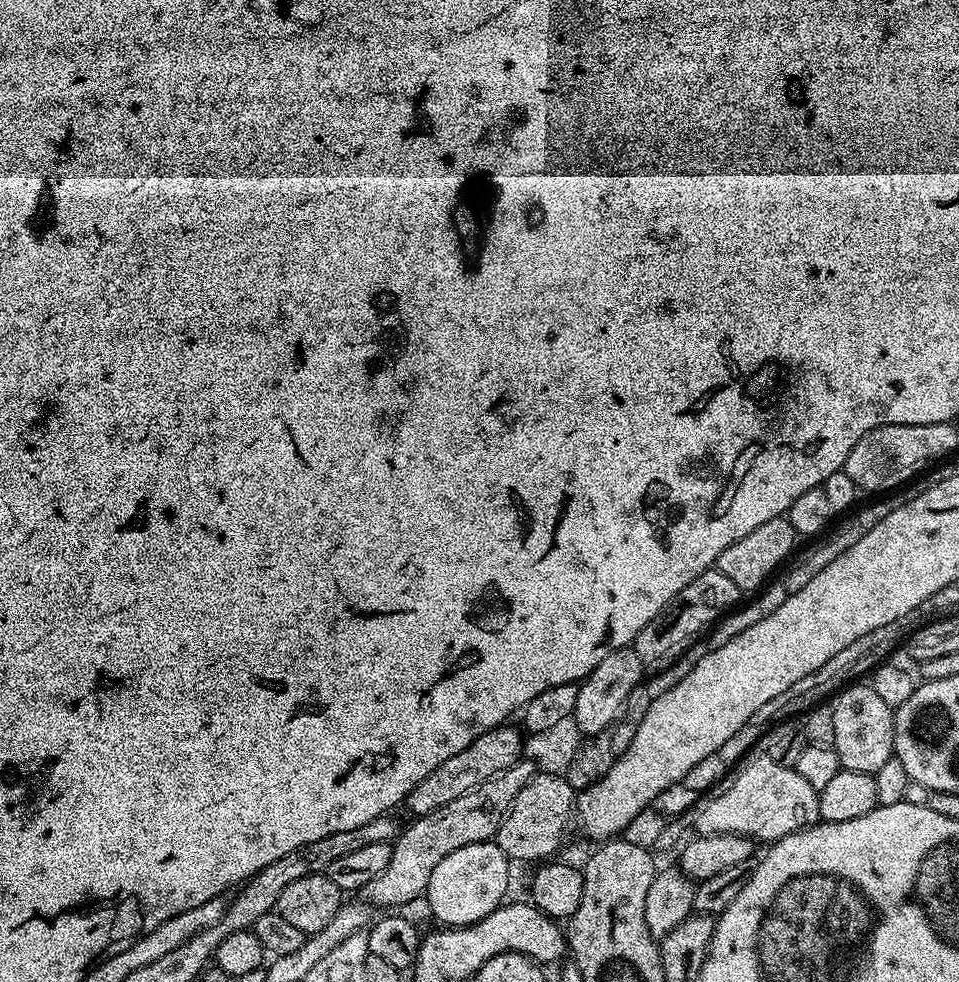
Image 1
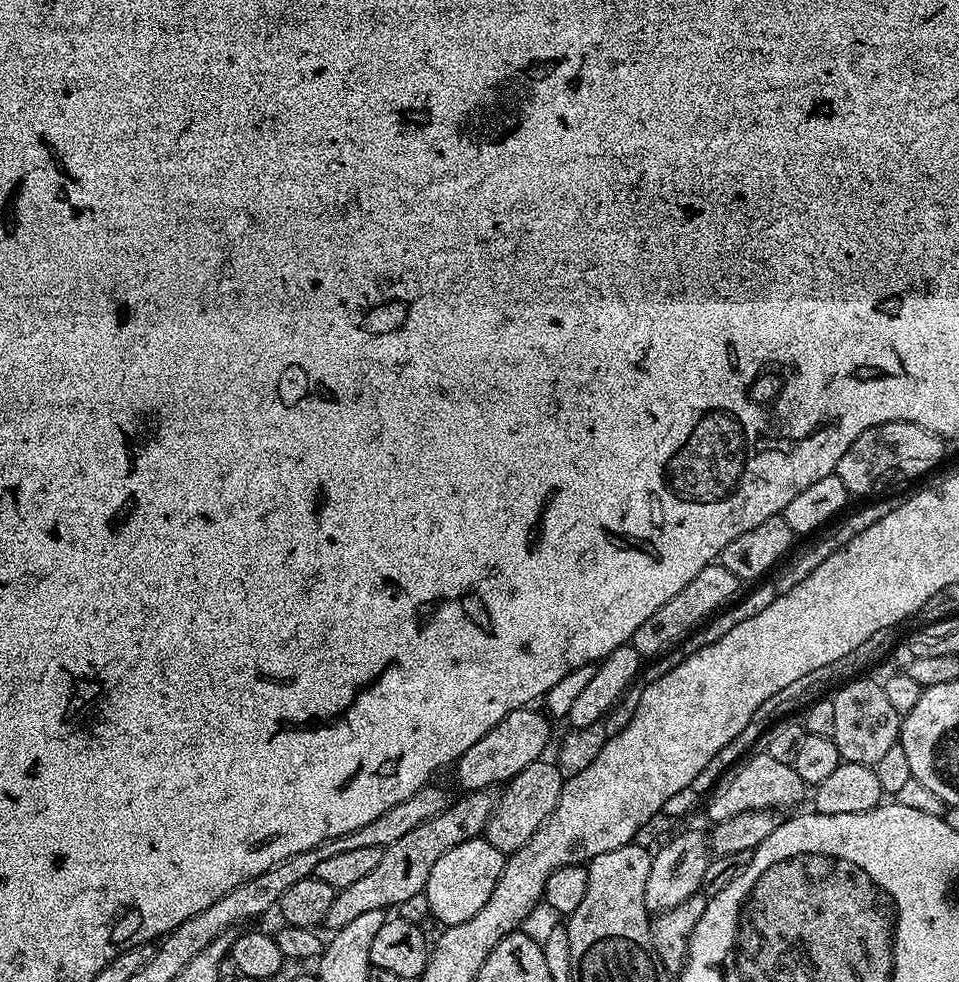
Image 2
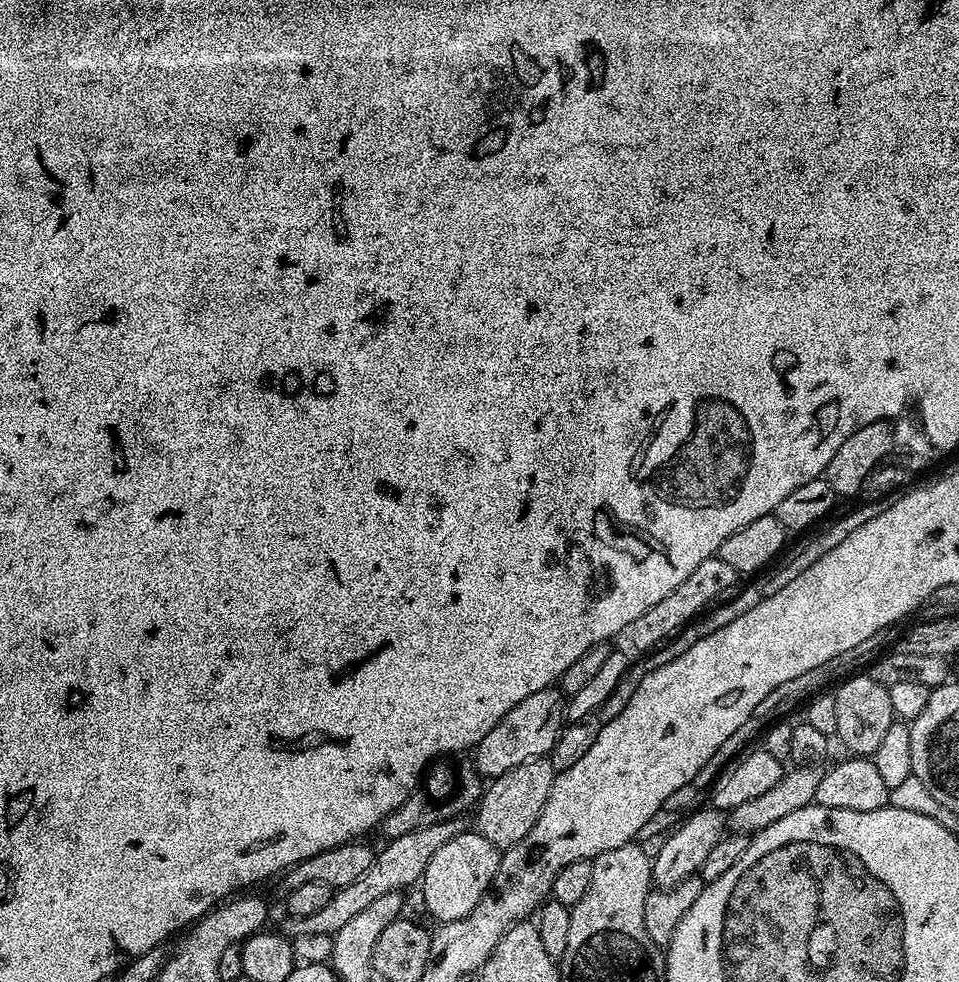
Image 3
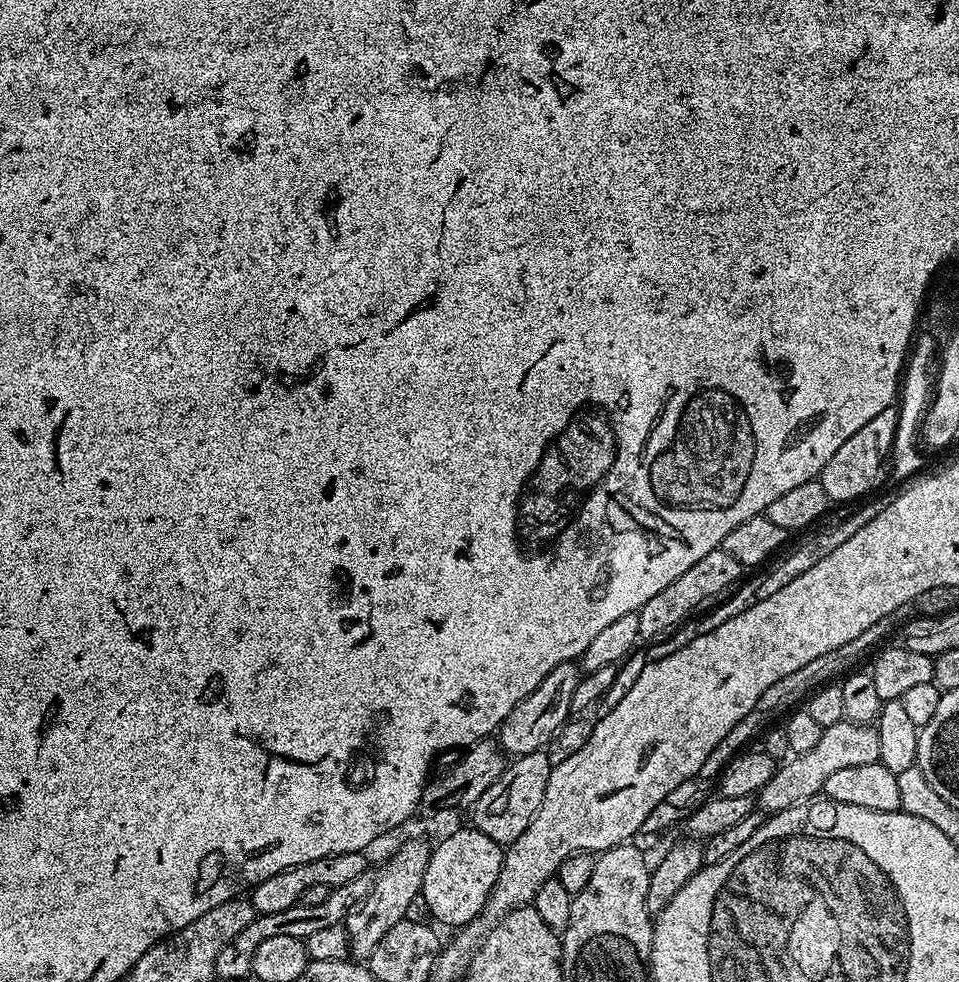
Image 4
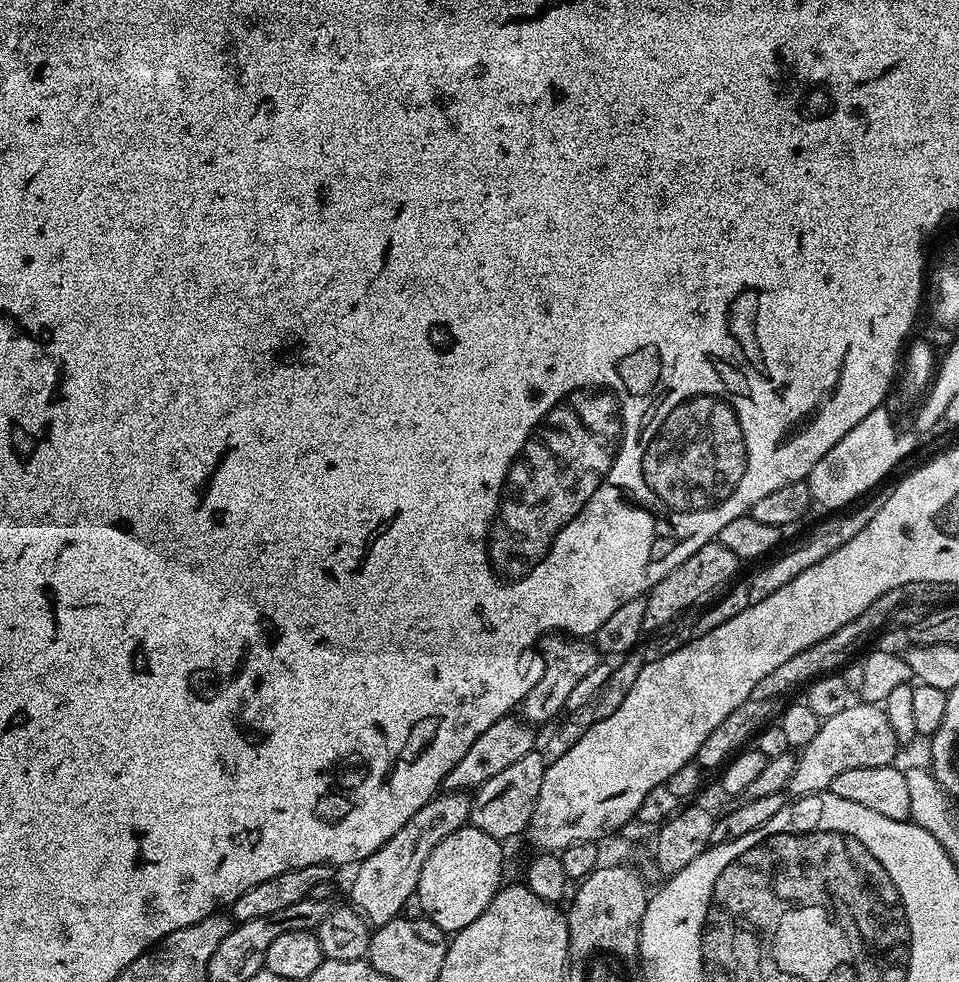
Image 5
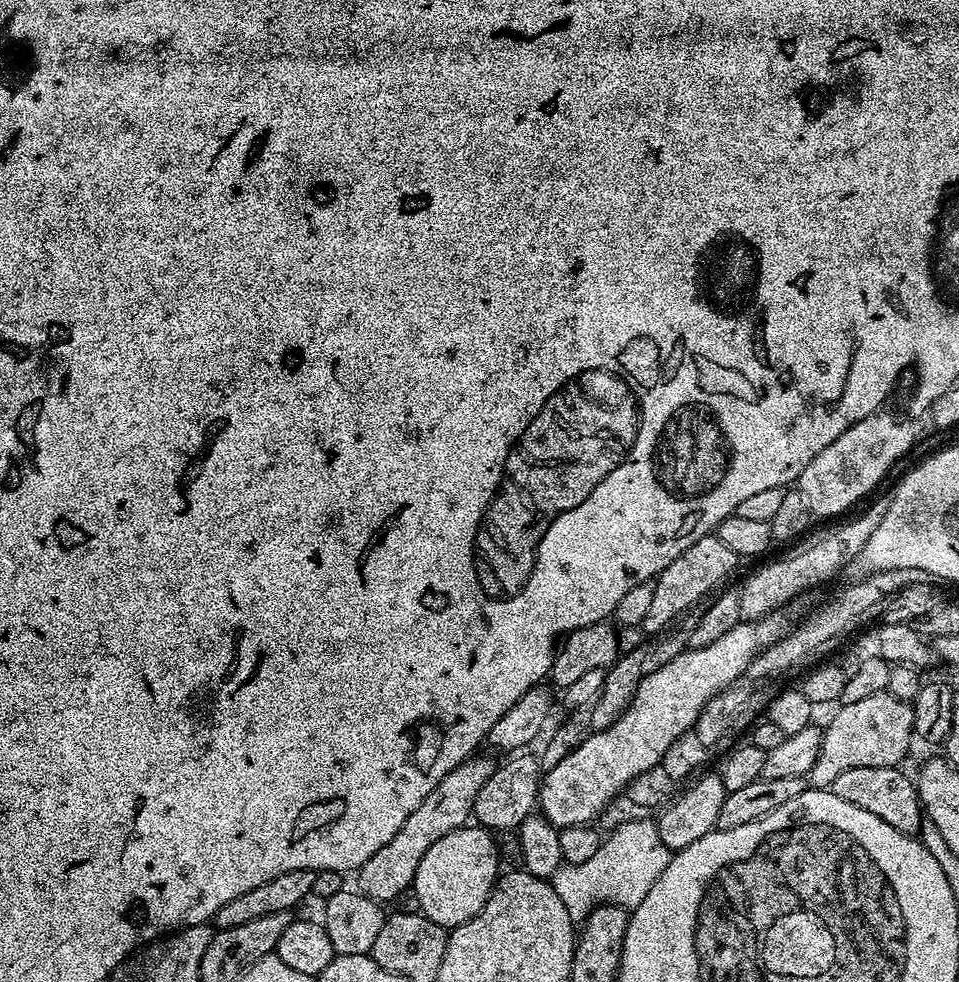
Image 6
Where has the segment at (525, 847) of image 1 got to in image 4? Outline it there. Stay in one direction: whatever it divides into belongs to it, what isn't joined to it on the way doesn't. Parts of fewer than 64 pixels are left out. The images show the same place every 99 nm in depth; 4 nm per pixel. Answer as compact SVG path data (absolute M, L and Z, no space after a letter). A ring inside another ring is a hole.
M544 750L515 757L505 767L502 778L498 778L498 782L494 782L494 786L490 786L490 790L486 790L486 794L482 794L482 798L478 798L478 802L472 805L471 823L495 844L513 844L518 834L522 834L526 826L530 826L534 814L538 814L538 806L542 806L546 782L550 782L551 773L552 765L547 761Z

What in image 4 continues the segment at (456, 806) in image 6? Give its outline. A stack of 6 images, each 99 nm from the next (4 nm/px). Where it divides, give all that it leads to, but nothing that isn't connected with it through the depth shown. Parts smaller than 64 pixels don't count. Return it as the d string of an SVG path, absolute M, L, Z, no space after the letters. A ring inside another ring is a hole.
M408 840L385 862L384 869L378 874L375 873L368 897L343 923L348 932L348 950L353 961L367 962L370 954L374 954L374 946L382 942L386 930L390 930L390 926L398 926L398 922L405 920L411 913L408 911L415 900L417 903L424 887L424 875L432 857L432 850L433 845L424 840Z

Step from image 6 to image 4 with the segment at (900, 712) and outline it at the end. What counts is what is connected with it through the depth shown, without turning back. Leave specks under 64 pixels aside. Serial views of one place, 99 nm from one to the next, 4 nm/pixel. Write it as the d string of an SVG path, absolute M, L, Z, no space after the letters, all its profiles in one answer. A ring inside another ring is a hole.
M848 719L839 720L834 726L824 729L822 738L818 738L817 744L814 745L814 750L806 750L806 754L801 756L792 756L777 767L770 782L766 782L766 786L762 786L758 793L759 811L775 814L782 810L790 810L794 806L819 797L830 774L843 770L845 766L875 764L879 759L878 734L875 727Z

